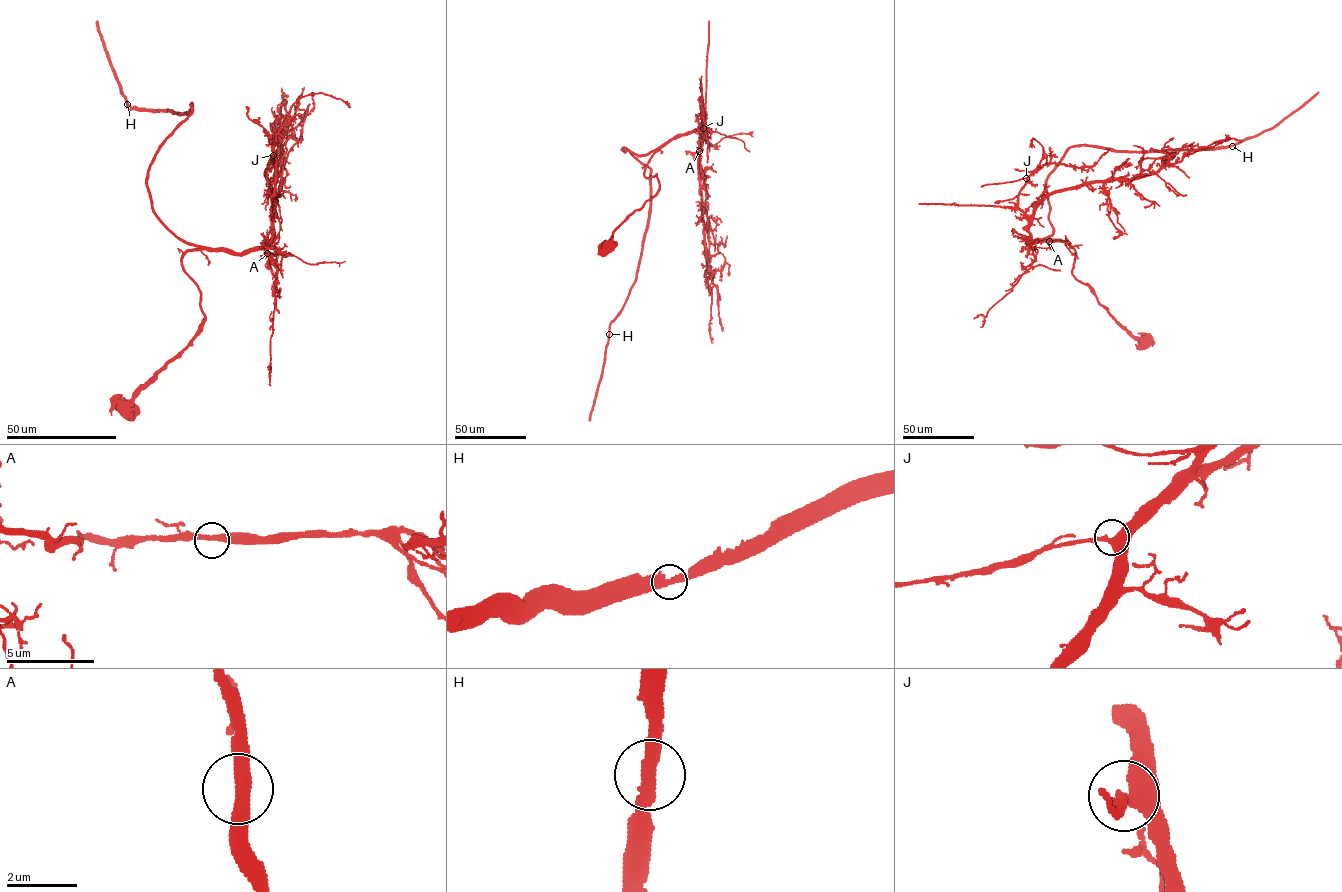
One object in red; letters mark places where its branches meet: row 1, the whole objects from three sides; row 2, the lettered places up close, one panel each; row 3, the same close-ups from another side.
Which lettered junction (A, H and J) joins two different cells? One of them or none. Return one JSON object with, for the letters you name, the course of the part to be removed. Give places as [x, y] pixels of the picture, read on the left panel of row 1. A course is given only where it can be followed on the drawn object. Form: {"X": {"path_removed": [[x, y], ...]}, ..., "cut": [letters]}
{"cut": []}

